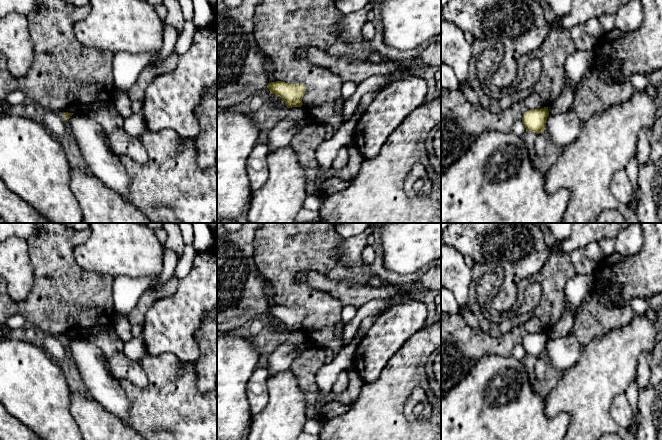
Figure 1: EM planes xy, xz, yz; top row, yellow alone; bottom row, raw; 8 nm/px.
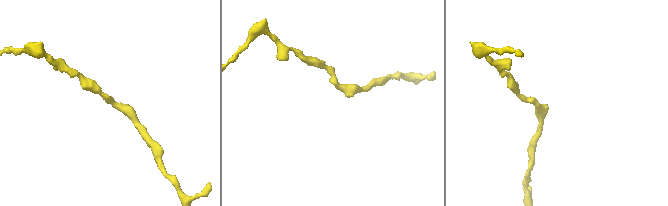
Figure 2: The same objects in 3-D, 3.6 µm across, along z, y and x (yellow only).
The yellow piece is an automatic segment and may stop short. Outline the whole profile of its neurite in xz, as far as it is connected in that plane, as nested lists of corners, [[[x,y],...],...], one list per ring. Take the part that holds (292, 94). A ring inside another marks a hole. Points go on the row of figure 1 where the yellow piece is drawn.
[[[282,81],[269,82],[267,88],[270,94],[275,94],[286,102],[288,108],[301,107],[305,95],[305,85],[289,84]]]

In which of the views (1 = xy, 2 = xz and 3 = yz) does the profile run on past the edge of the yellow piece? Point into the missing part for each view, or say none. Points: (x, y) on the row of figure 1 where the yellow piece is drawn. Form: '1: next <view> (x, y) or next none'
1: next none
2: next none
3: next none

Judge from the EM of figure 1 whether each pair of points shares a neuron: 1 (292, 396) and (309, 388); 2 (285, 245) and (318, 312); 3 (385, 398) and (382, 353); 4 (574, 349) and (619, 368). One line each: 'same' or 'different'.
1: different
2: same
3: different
4: different

